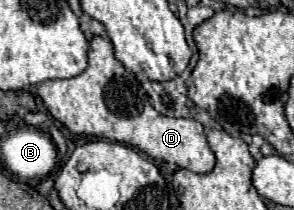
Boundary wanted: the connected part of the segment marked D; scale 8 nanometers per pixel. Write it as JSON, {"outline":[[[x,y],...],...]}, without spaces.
{"outline":[[[94,36],[90,40],[88,66],[80,76],[68,80],[46,80],[38,86],[38,96],[48,112],[72,134],[88,134],[104,140],[124,142],[142,150],[154,160],[172,162],[178,168],[186,168],[196,174],[206,174],[216,164],[214,152],[204,136],[204,126],[196,120],[170,118],[156,112],[136,76],[116,60],[108,36]]]}

